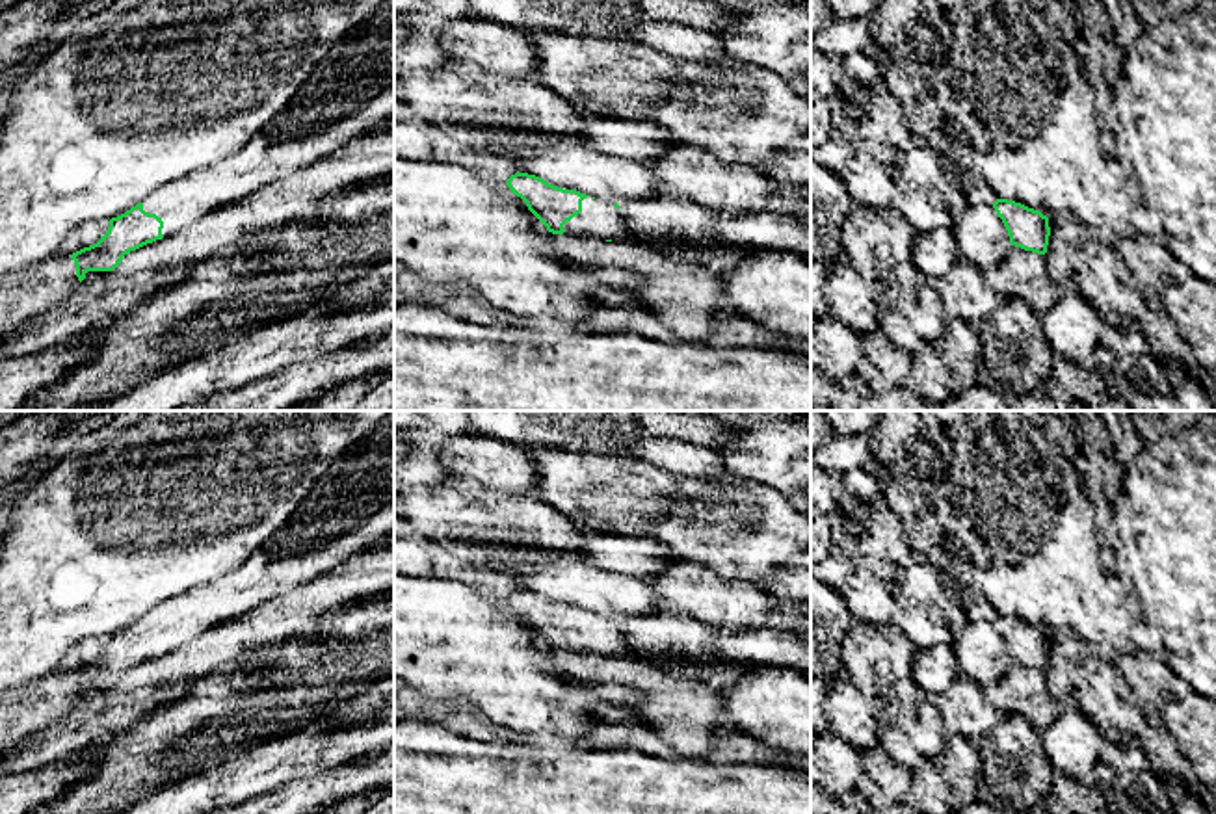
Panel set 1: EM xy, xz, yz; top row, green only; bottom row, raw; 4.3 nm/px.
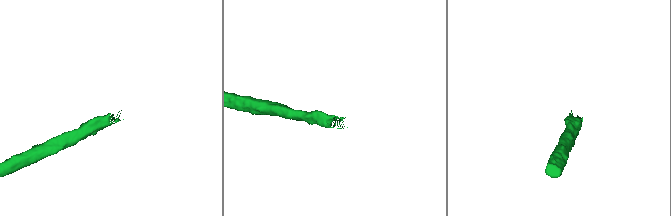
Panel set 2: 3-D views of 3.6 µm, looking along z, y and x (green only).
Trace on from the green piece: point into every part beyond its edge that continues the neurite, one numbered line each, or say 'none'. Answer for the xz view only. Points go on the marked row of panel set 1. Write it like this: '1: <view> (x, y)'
1: xz (601, 220)

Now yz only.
none

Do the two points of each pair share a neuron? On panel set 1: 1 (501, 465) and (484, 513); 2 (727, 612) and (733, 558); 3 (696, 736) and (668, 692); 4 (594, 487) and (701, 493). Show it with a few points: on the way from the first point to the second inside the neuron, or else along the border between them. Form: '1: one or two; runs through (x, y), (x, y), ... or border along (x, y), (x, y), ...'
1: two; border along (452, 472), (493, 489), (532, 493)
2: two; border along (690, 560), (720, 575), (748, 582)
3: one; runs through (690, 725), (677, 703)
4: two; border along (679, 478), (670, 508), (649, 528)

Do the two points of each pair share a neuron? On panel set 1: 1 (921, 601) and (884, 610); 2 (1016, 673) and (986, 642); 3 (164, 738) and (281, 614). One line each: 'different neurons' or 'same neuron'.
1: different neurons
2: different neurons
3: different neurons

